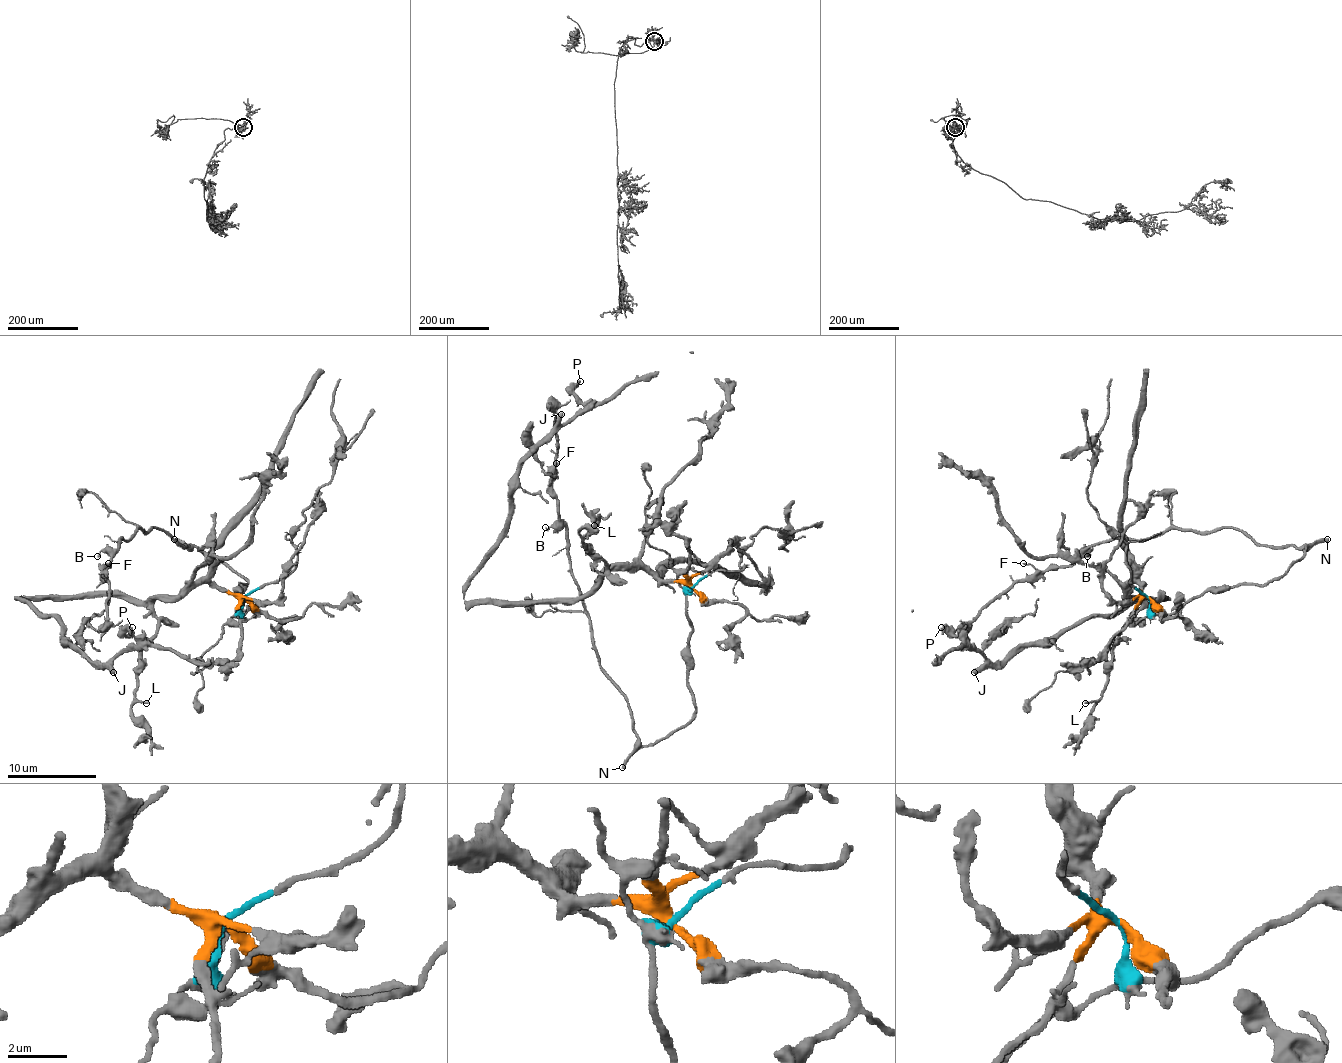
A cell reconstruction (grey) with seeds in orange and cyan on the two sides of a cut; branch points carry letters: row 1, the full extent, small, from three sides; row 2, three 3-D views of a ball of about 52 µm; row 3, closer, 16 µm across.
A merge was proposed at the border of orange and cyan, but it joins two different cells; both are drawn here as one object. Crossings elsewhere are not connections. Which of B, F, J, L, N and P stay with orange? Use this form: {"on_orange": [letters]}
{"on_orange": ["J", "L", "P"]}

